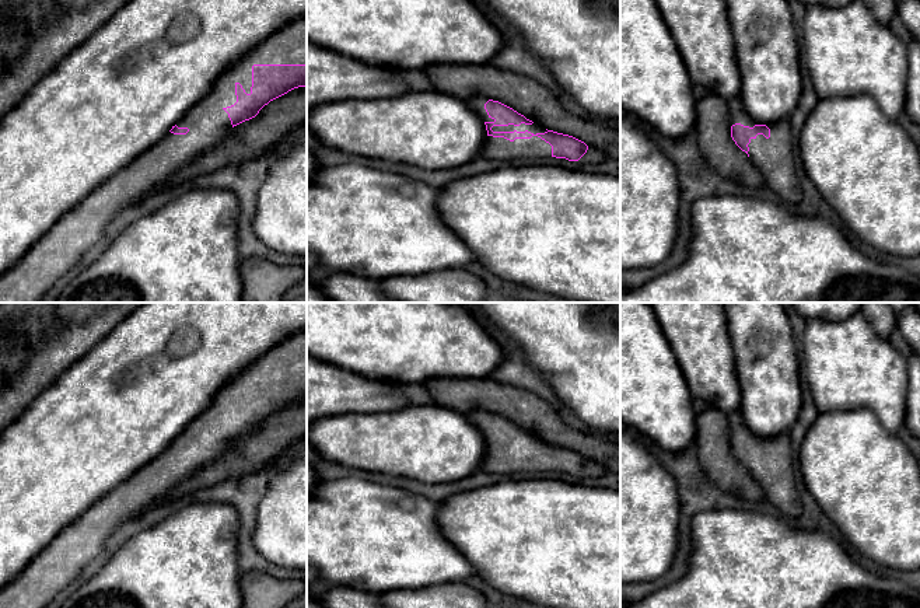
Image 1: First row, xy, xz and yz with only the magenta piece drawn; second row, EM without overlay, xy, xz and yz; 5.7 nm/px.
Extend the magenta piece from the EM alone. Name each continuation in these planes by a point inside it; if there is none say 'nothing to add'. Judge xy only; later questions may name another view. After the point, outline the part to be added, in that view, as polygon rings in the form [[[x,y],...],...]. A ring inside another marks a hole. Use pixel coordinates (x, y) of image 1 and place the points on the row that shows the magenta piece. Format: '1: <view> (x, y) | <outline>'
1: xy (48, 259) | [[[307,14],[274,31],[266,41],[223,71],[214,80],[211,90],[176,122],[178,127],[189,129],[186,134],[168,132],[132,164],[118,171],[63,214],[14,266],[0,275],[0,303],[39,303],[50,287],[102,238],[106,226],[119,212],[148,198],[199,154],[217,146],[232,129],[224,109],[237,102],[235,84],[239,83],[245,92],[251,94],[253,64],[307,64]]]

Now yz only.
1: yz (773, 157) | [[[783,119],[766,126],[770,129],[770,137],[758,134],[751,139],[749,158],[776,198],[783,205],[795,209],[801,202],[802,191],[793,161],[790,122]]]

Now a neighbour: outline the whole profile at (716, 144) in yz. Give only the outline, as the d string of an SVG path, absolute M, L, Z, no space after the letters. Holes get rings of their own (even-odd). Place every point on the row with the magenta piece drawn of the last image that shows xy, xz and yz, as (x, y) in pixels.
M707 91L696 102L696 129L702 156L721 178L748 188L765 184L762 172L731 137L730 106L725 99Z

